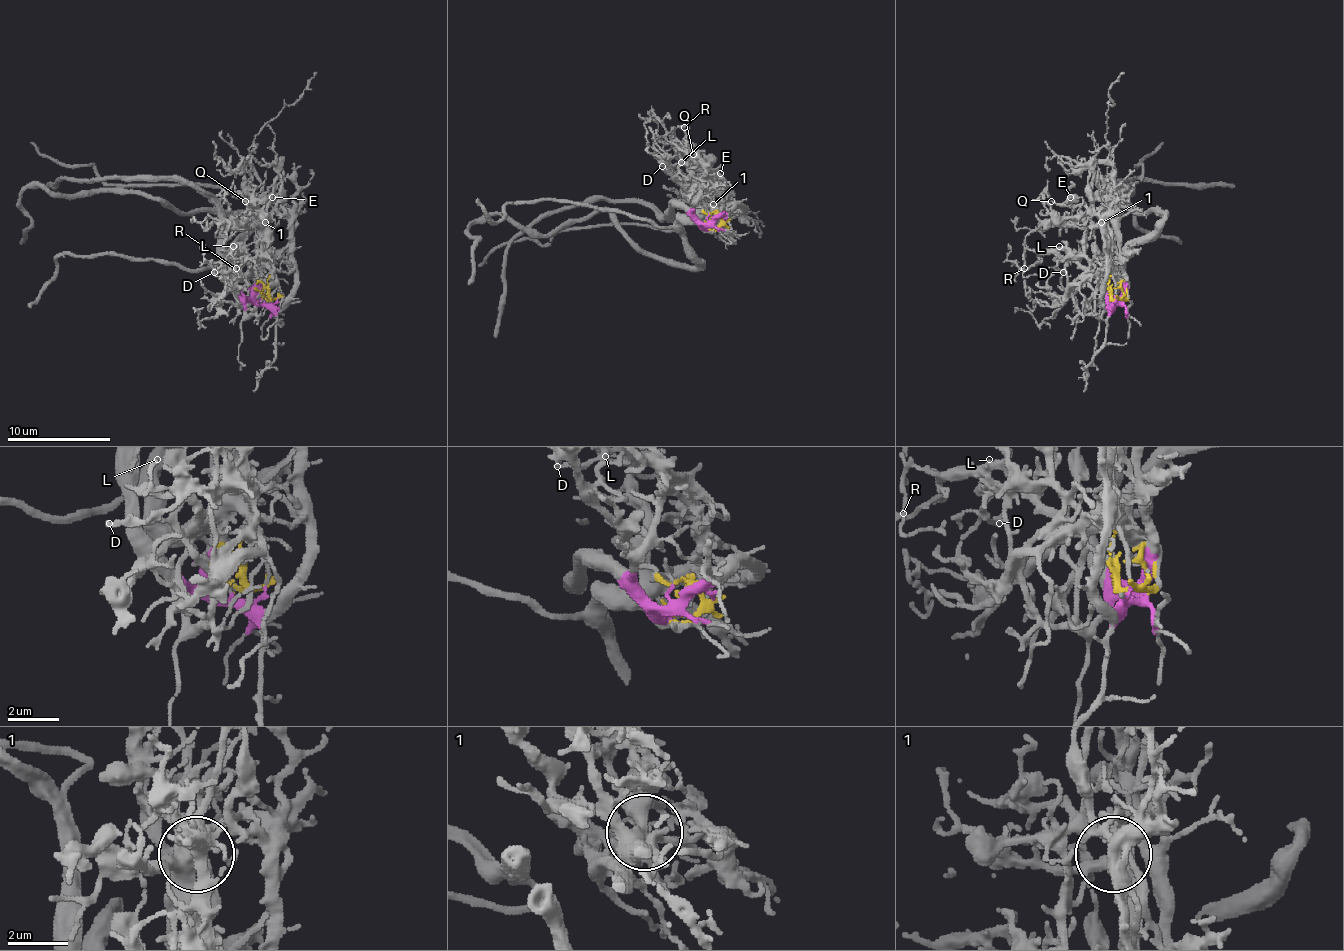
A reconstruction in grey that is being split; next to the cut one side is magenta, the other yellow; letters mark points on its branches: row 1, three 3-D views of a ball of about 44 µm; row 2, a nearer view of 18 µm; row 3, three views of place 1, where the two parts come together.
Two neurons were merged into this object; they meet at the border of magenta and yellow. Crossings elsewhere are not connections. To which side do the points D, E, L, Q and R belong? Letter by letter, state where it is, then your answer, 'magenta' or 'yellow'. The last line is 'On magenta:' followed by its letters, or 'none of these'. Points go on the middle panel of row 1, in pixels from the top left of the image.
D: (662, 166) | yellow
E: (720, 173) | yellow
L: (681, 162) | yellow
Q: (693, 154) | yellow
R: (684, 127) | yellow
On magenta: none of these

